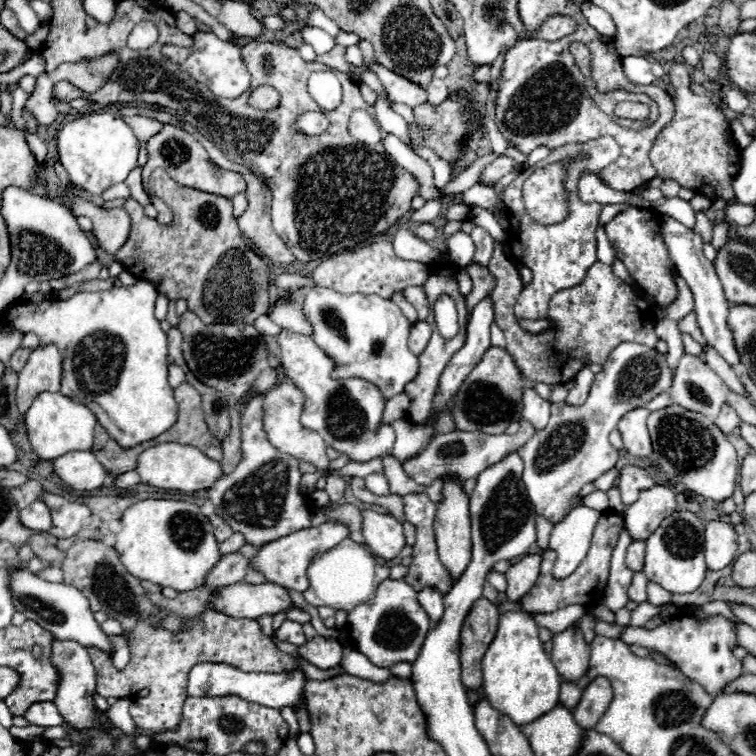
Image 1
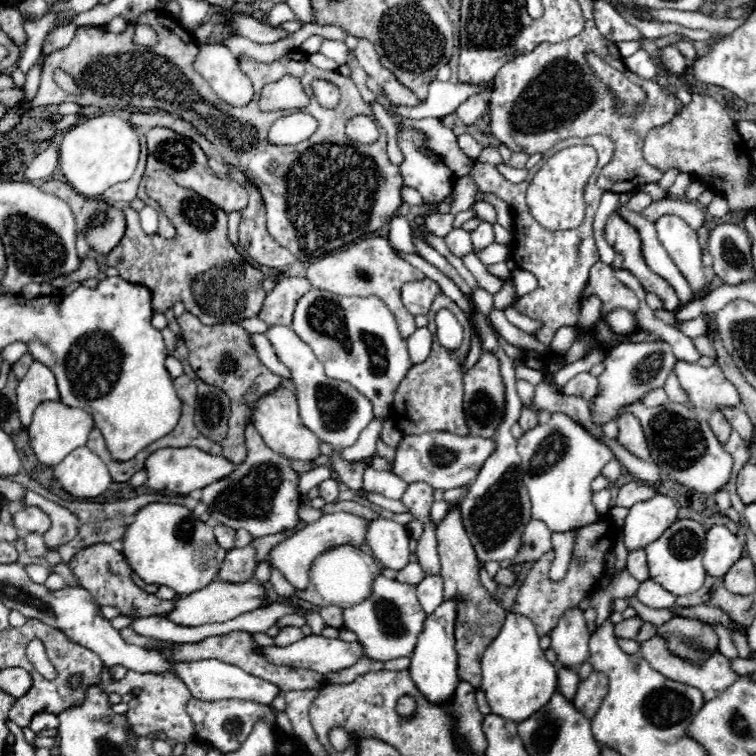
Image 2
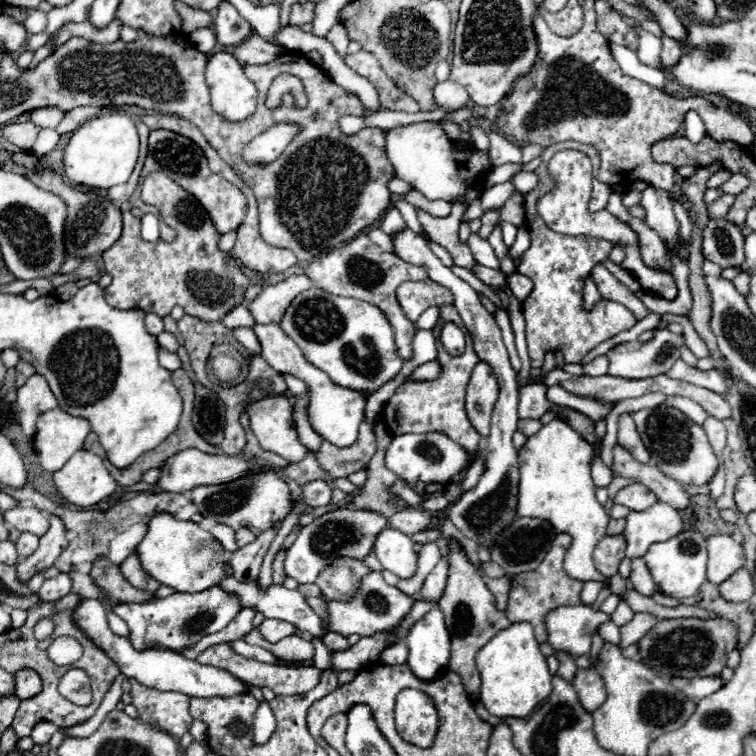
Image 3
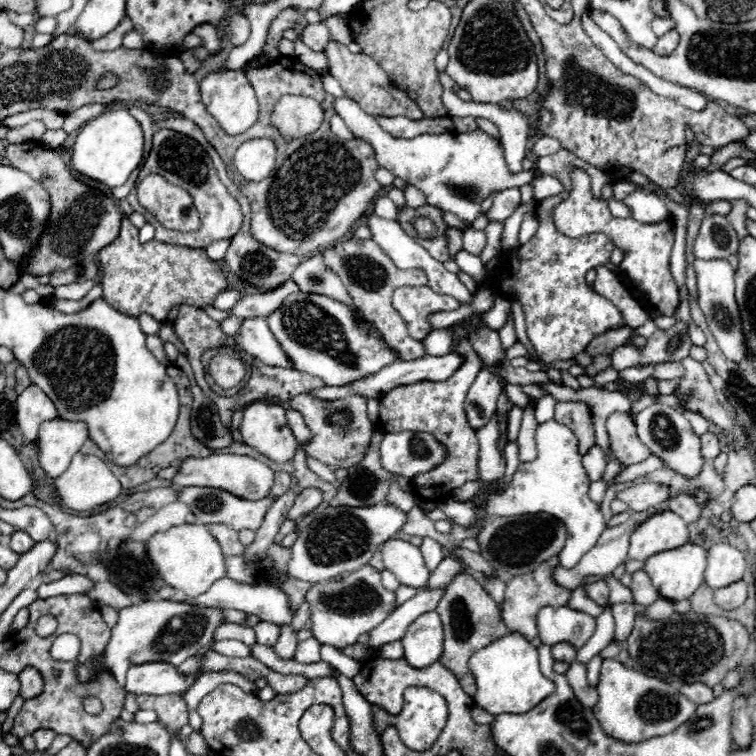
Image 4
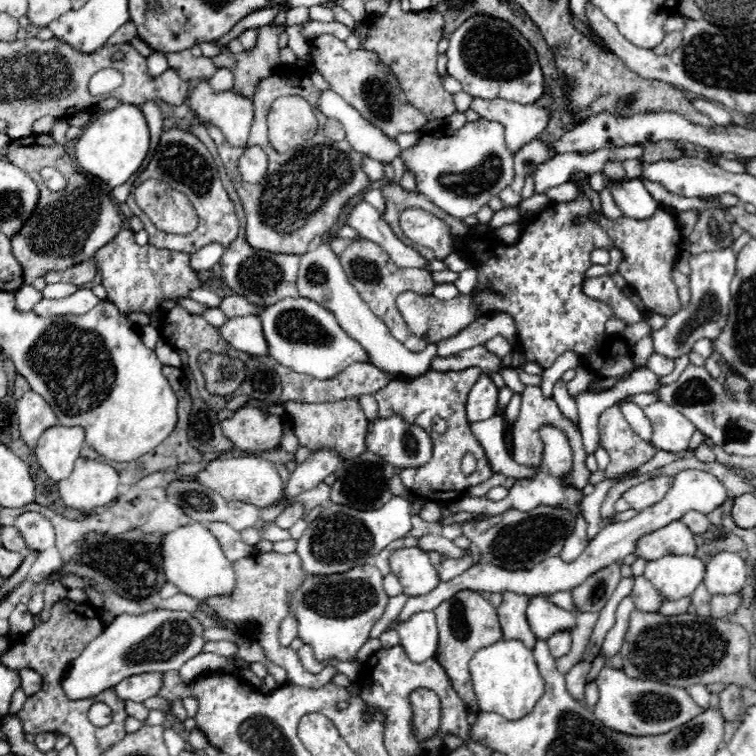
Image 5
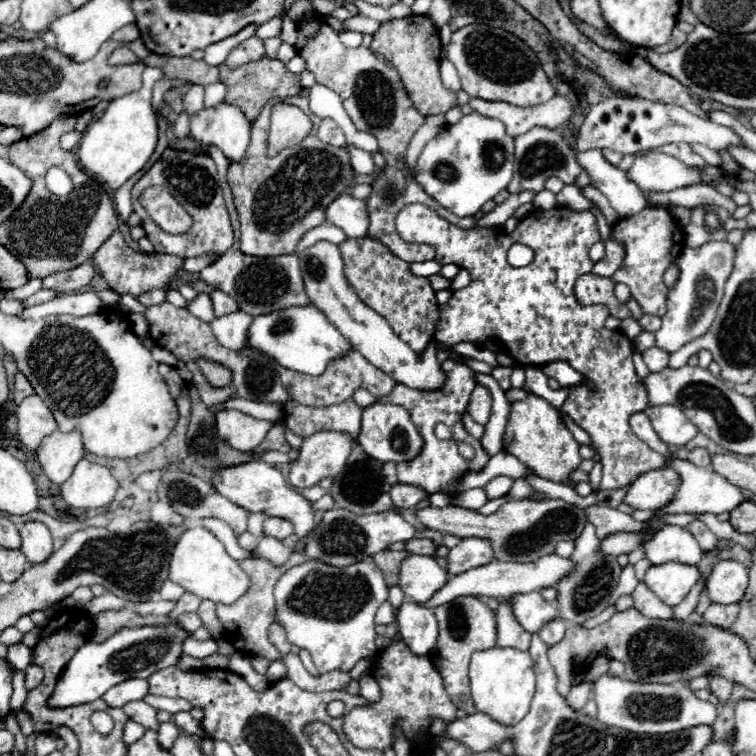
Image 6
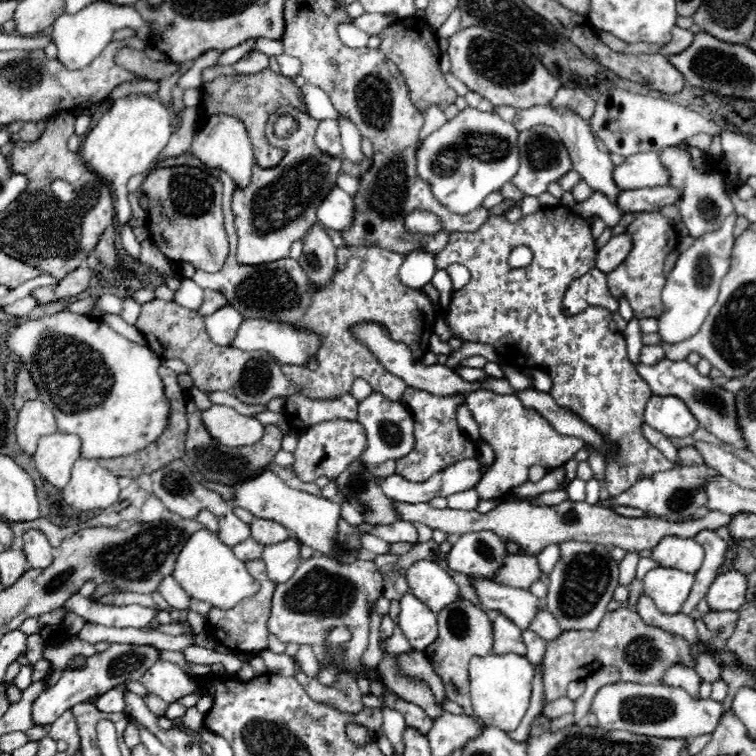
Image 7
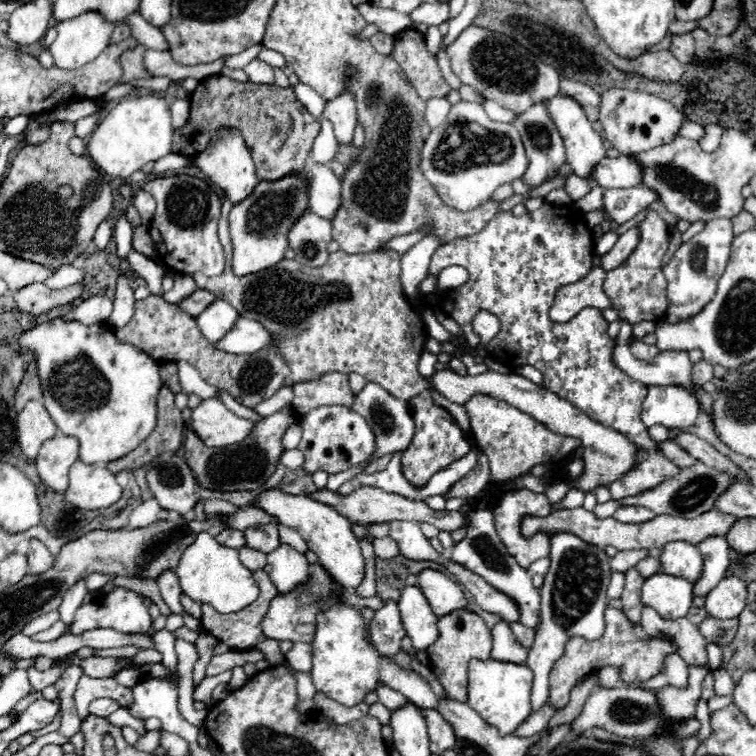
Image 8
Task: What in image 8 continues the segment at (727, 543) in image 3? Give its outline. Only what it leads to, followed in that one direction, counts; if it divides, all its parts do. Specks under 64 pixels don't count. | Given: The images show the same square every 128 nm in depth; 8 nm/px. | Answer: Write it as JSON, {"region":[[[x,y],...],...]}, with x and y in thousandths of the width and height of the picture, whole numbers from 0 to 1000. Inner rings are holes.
{"region":[[[958,765],[942,783],[934,786],[934,810],[942,817],[976,817],[987,802],[987,770],[979,765]]]}

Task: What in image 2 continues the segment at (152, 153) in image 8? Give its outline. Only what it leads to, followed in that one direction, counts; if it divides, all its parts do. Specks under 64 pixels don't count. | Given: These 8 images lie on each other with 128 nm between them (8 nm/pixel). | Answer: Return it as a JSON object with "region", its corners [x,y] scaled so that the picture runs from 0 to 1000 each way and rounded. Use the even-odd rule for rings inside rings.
{"region":[[[151,151],[127,153],[90,172],[79,188],[79,222],[90,243],[108,259],[132,259],[156,241],[167,241],[183,217],[183,177],[172,164]]]}

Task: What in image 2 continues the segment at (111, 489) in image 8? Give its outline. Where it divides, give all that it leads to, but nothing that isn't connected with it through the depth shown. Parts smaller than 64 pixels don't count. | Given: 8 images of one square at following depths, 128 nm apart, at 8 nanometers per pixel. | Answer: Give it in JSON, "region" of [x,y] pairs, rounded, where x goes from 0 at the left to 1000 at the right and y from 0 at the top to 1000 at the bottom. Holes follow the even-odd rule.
{"region":[[[101,593],[79,614],[74,614],[71,632],[101,659],[127,659],[148,640],[140,614],[116,593]]]}

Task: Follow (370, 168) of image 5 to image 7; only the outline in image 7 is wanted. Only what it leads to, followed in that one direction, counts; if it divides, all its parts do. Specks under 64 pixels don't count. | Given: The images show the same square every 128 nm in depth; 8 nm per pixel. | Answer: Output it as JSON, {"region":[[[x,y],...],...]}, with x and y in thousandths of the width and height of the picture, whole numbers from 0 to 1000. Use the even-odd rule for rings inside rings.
{"region":[[[450,151],[450,153],[447,153],[447,167],[450,167],[452,196],[455,196],[452,204],[455,204],[460,212],[466,212],[466,214],[476,214],[476,212],[481,209],[481,206],[479,206],[479,198],[476,198],[476,185],[479,185],[479,180],[476,180],[471,164],[468,164],[460,153]]]}

